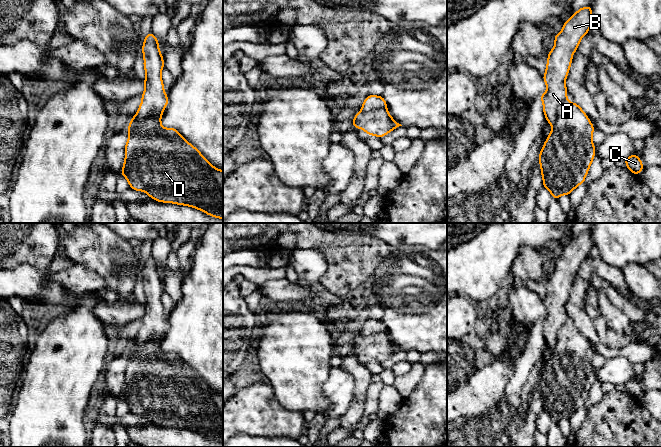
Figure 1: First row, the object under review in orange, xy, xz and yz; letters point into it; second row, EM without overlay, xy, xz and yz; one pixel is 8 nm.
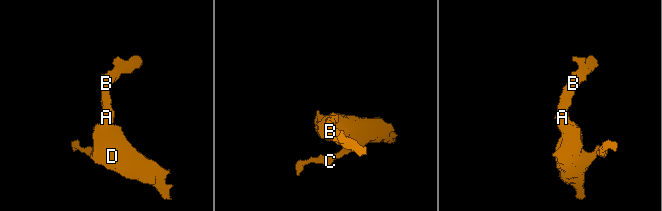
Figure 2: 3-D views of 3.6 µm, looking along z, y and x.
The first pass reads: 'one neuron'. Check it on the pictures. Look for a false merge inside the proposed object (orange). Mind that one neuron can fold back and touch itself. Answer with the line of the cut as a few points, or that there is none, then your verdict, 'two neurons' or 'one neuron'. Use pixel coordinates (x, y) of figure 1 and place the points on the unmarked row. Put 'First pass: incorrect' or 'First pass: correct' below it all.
xy (162, 335), (152, 335), (142, 343), (136, 340) | two neurons
First pass: incorrect

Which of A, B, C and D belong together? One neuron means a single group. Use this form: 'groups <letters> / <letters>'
groups A B / C D

